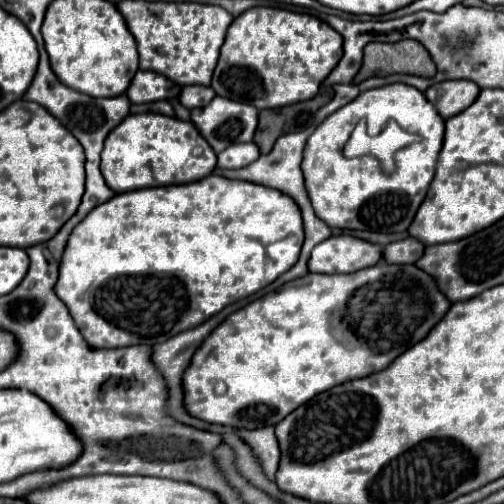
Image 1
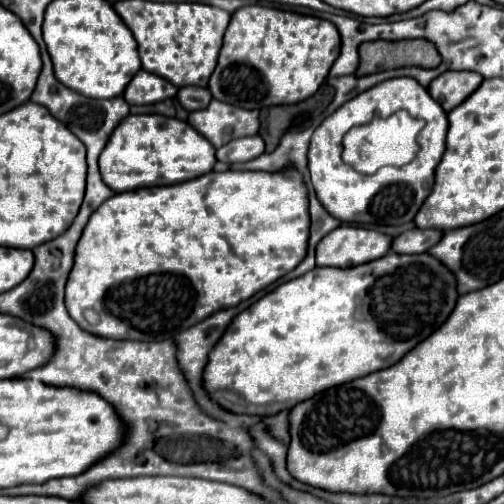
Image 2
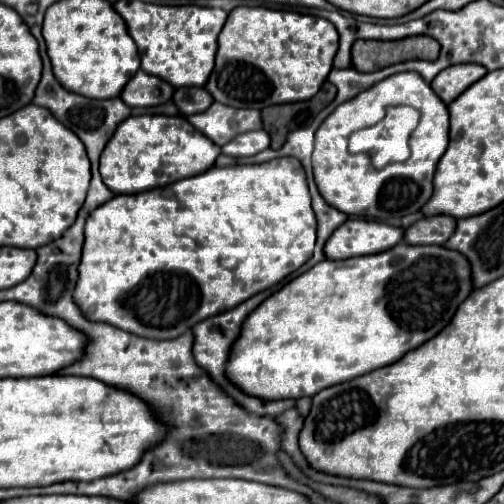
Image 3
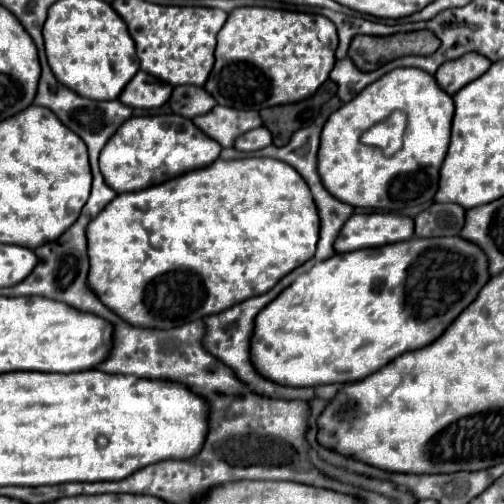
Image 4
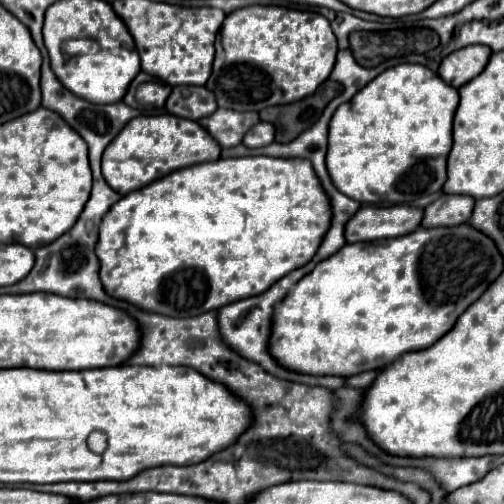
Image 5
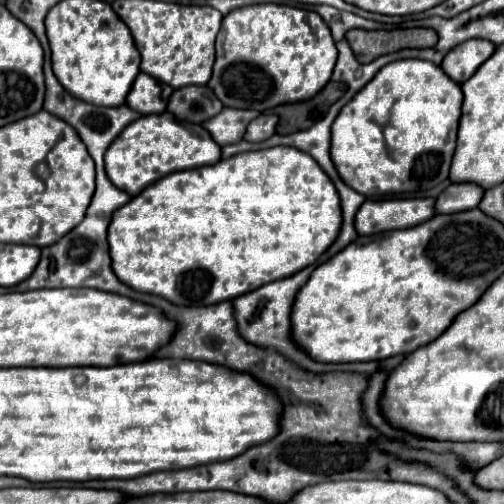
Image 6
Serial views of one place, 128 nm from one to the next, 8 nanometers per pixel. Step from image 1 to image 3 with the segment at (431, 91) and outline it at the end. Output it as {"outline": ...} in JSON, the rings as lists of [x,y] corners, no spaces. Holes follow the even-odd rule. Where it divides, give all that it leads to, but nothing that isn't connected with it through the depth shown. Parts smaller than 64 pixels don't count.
{"outline":[[[458,64],[442,70],[432,82],[432,90],[450,104],[456,100],[466,88],[470,88],[474,82],[478,82],[486,74],[486,68],[480,68],[480,64]]]}

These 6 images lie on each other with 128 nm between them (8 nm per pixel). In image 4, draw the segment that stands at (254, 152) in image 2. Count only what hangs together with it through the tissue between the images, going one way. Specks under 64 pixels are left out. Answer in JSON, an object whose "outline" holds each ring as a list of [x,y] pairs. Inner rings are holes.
{"outline":[[[260,126],[260,128],[254,128],[252,132],[246,132],[244,136],[236,138],[234,148],[240,152],[256,152],[256,150],[270,146],[270,144],[272,144],[272,134],[268,132],[268,128]]]}

